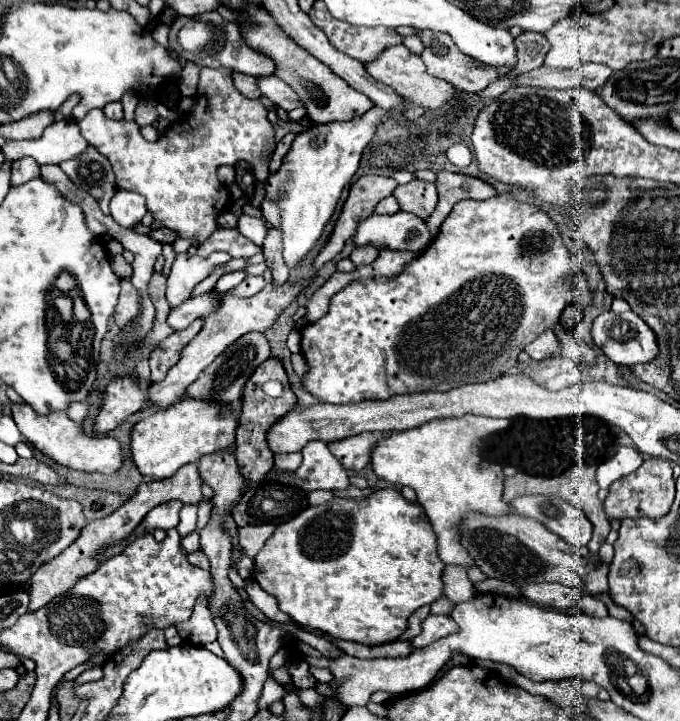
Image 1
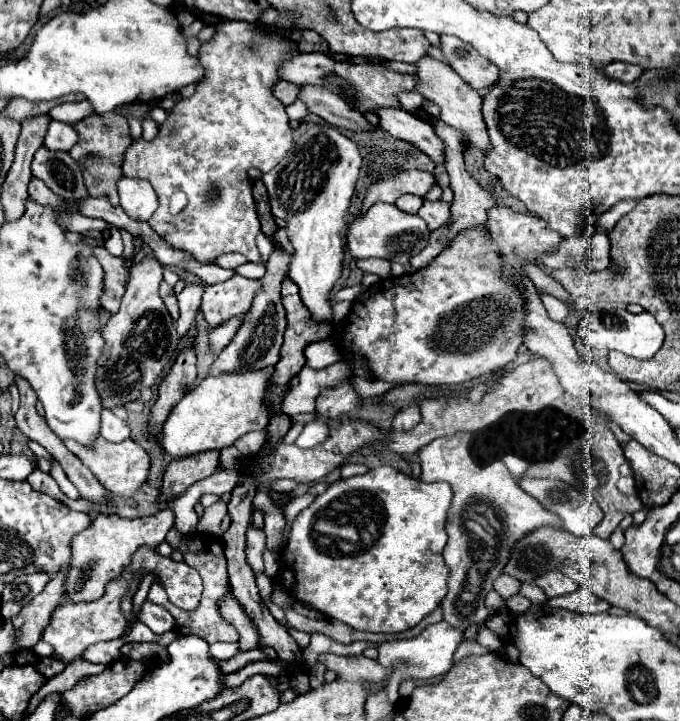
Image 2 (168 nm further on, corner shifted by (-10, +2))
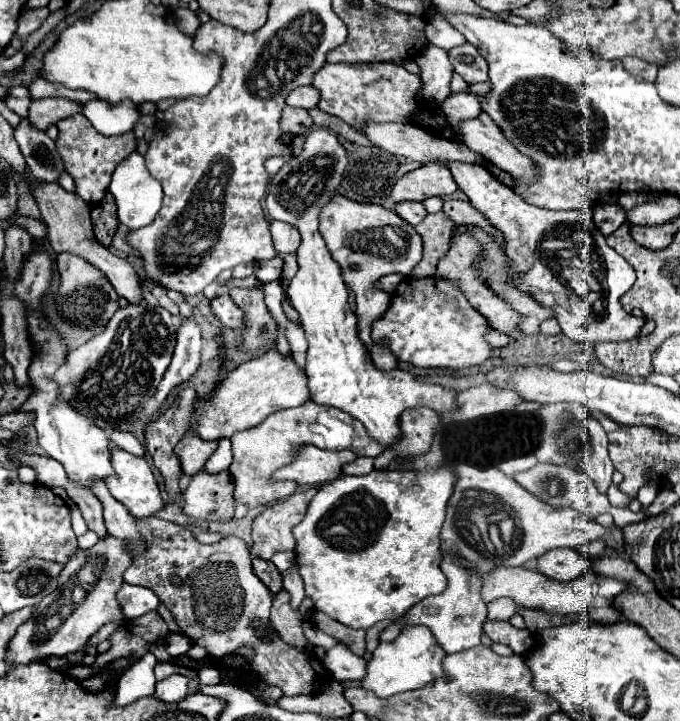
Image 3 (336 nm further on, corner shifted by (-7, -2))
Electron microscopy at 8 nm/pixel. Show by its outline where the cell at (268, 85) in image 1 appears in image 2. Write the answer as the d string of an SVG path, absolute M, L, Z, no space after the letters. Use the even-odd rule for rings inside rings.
M304 86L300 92L300 100L308 106L310 112L318 114L326 122L338 128L346 128L352 132L374 132L378 126L372 126L366 116L342 100L340 96L328 90L316 90L316 86Z

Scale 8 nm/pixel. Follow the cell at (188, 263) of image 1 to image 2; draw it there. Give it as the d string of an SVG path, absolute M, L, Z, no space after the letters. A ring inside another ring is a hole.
M186 286L180 294L178 294L178 304L180 304L180 318L178 318L178 336L186 336L194 324L194 318L200 310L200 302L202 302L202 294L204 294L204 286Z

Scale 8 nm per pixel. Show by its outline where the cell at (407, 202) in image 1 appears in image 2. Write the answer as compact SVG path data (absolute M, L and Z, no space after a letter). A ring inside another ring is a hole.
M424 200L424 206L420 208L418 216L428 224L428 230L434 232L434 230L442 228L444 224L448 224L448 220L450 220L450 204L444 202L444 200L438 200L438 202Z

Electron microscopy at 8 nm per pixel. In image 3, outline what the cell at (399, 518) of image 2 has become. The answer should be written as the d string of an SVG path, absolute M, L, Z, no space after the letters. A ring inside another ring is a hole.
M447 468L375 470L367 476L341 476L323 484L303 520L293 528L297 540L295 564L305 586L305 596L333 620L349 628L367 630L381 620L399 620L423 598L441 594L447 578L439 568L439 530L453 484L455 474Z

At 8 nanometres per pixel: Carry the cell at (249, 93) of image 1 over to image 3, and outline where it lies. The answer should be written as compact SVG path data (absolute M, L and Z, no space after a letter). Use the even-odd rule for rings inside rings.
M301 86L289 92L287 96L287 104L289 106L297 106L297 108L315 108L319 102L319 92L311 86Z

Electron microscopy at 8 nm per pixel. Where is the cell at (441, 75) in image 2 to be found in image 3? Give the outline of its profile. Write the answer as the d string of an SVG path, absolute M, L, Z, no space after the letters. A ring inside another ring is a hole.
M485 112L471 120L459 120L459 130L463 134L463 144L469 150L481 154L503 172L509 172L523 182L535 178L533 160L523 156L511 142L507 142L499 126Z

